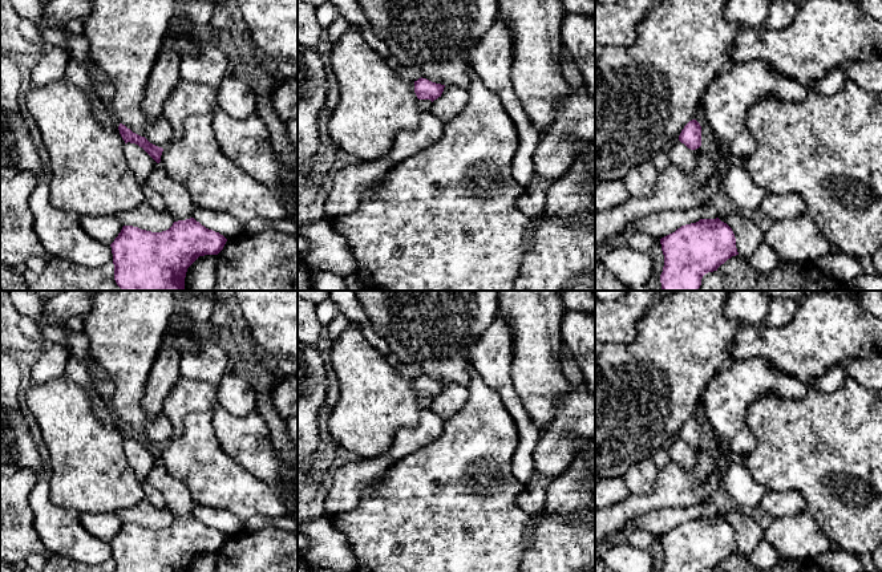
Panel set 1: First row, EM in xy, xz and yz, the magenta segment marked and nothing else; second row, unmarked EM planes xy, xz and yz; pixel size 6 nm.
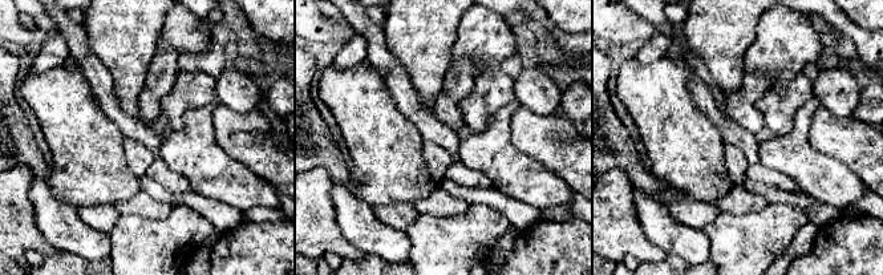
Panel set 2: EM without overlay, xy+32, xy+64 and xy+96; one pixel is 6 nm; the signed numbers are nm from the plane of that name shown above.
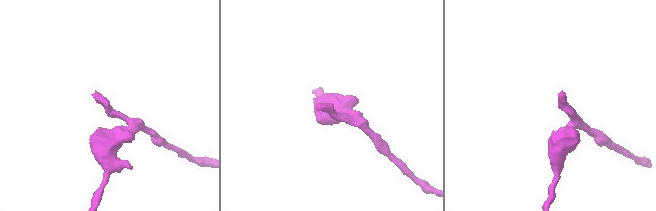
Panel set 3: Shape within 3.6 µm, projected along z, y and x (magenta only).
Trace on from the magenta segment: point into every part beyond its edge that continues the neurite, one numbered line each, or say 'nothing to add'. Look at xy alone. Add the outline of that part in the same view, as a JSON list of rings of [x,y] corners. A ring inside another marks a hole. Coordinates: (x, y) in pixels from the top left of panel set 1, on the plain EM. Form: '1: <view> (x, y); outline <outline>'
1: xy (79, 345); outline [[[62,322],[60,328],[62,328],[65,332],[69,352],[73,356],[76,356],[81,362],[85,364],[97,394],[100,395],[104,406],[109,410],[112,419],[118,425],[121,419],[109,409],[114,393],[114,385],[100,366],[97,365],[92,365],[90,368],[88,366],[90,357],[89,357],[89,341],[85,333],[73,332],[70,328],[66,326],[66,322]]]

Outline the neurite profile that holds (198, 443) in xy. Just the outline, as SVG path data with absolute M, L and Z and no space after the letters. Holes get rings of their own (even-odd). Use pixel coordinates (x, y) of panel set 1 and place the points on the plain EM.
M211 411L187 414L183 433L163 446L159 462L189 487L195 503L220 506L239 519L254 515L298 519L298 510L280 498L278 488L255 478L223 451Z

